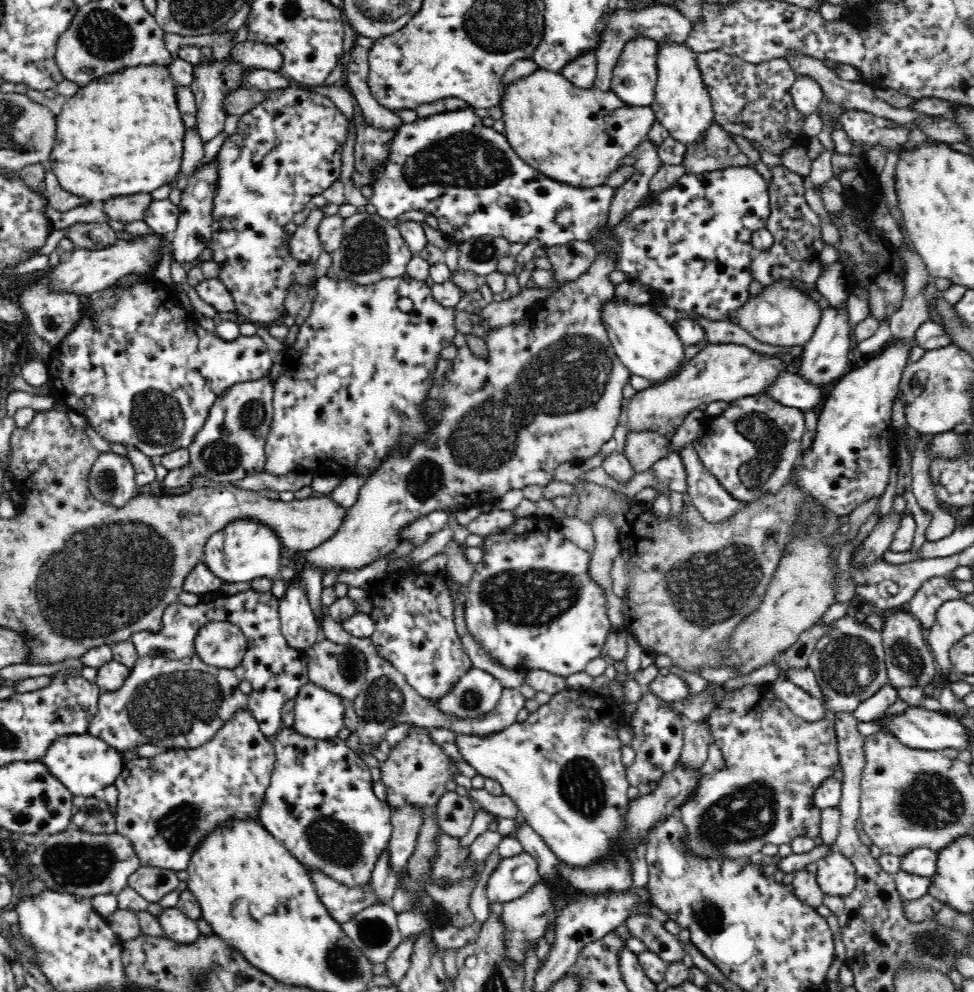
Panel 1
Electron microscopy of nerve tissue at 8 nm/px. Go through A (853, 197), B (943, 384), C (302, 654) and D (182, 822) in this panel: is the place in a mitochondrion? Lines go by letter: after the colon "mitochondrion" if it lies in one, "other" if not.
A: other
B: mitochondrion
C: other
D: mitochondrion

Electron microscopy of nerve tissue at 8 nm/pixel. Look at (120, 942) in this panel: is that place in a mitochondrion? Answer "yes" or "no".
no

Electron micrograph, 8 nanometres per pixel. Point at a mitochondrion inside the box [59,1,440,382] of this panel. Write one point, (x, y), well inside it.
(104, 35)

